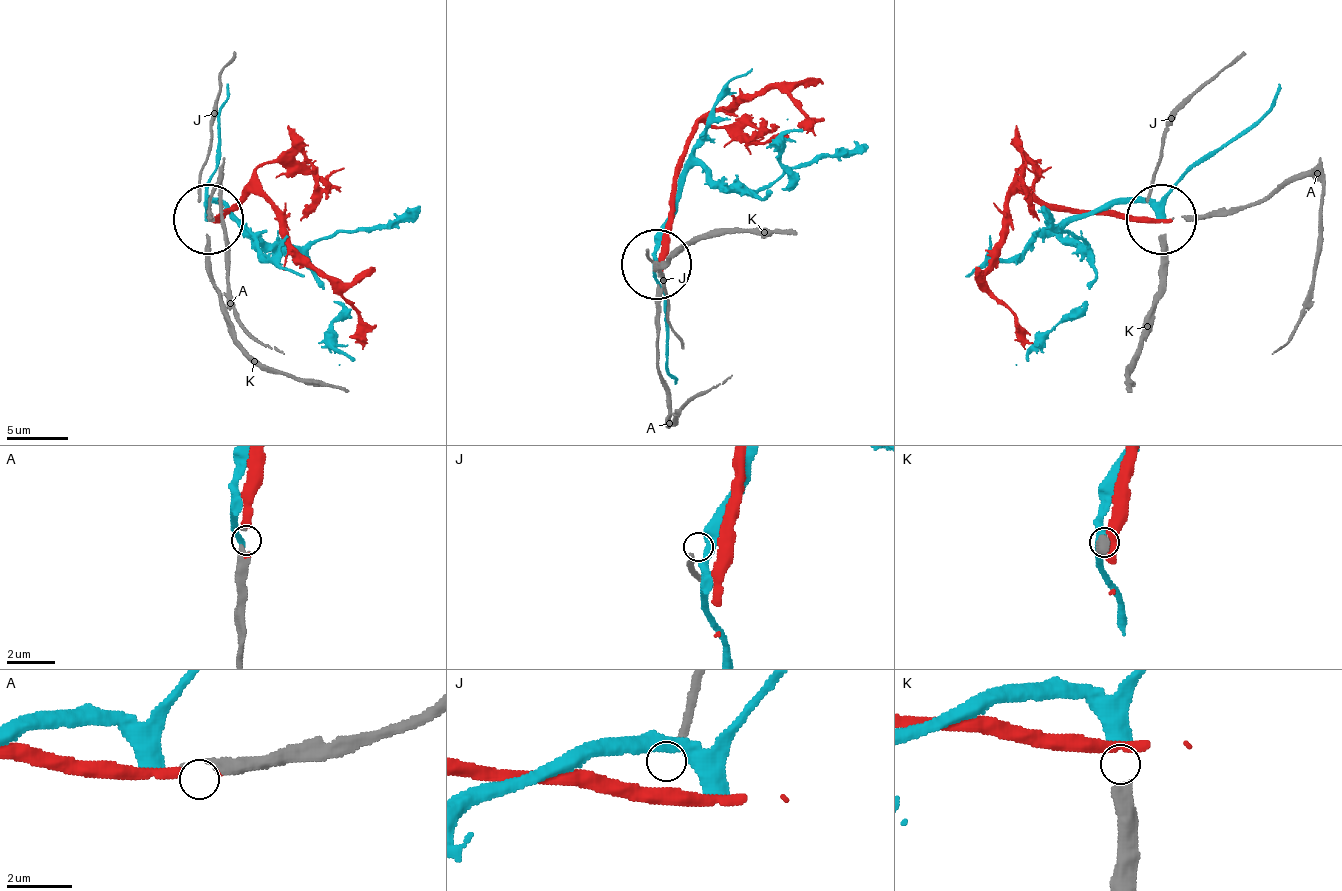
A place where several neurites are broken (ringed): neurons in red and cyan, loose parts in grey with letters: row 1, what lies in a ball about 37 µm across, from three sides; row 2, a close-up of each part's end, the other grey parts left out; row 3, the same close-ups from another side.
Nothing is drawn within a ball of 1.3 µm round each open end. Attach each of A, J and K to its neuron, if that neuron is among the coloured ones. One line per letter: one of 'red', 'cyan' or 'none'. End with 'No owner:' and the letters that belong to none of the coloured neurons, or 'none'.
A: red
J: none
K: cyan
No owner: J

